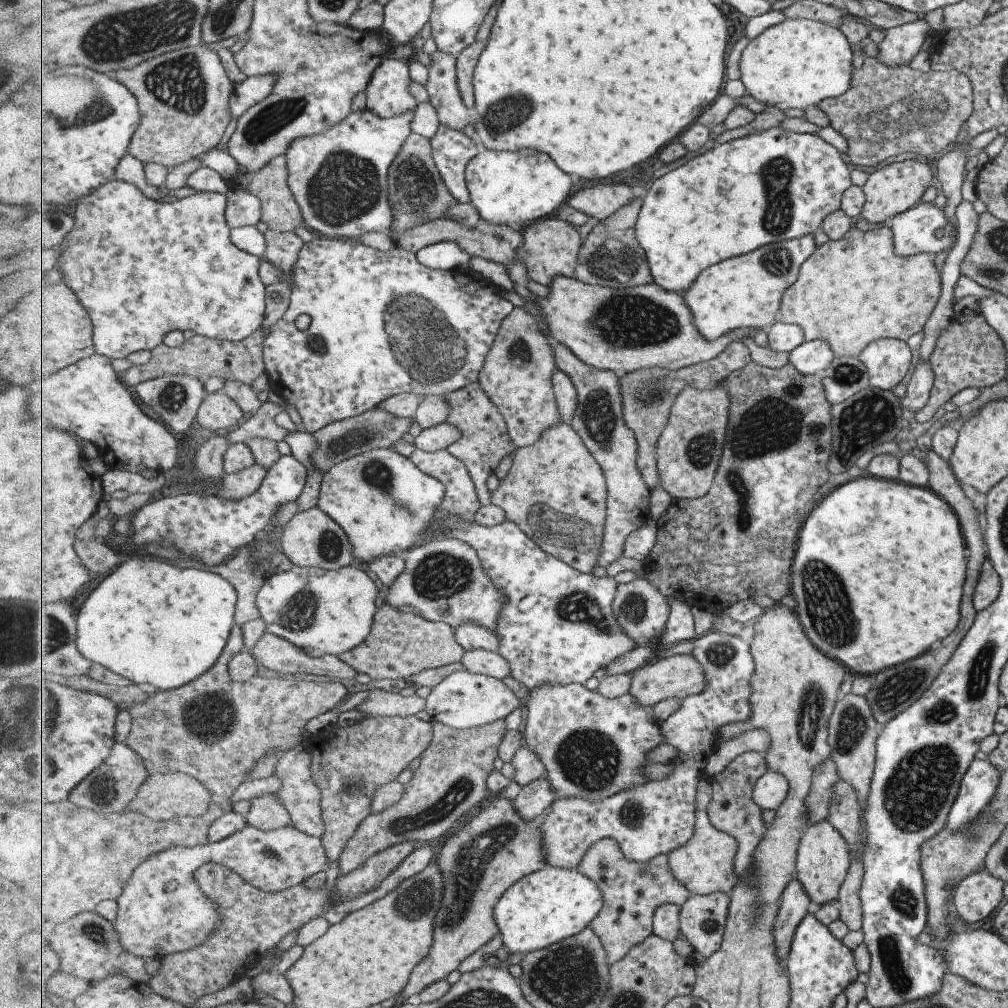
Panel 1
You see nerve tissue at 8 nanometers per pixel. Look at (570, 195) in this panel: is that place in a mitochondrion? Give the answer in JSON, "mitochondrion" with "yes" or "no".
{"mitochondrion":"no"}

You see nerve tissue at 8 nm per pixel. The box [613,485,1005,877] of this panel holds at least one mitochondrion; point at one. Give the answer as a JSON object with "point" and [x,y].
{"point":[914,794]}

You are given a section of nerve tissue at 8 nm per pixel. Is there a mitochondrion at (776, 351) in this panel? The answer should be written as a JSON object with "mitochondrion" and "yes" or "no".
{"mitochondrion":"no"}

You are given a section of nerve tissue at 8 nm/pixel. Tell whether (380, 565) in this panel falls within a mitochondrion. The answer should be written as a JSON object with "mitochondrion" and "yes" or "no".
{"mitochondrion":"no"}

